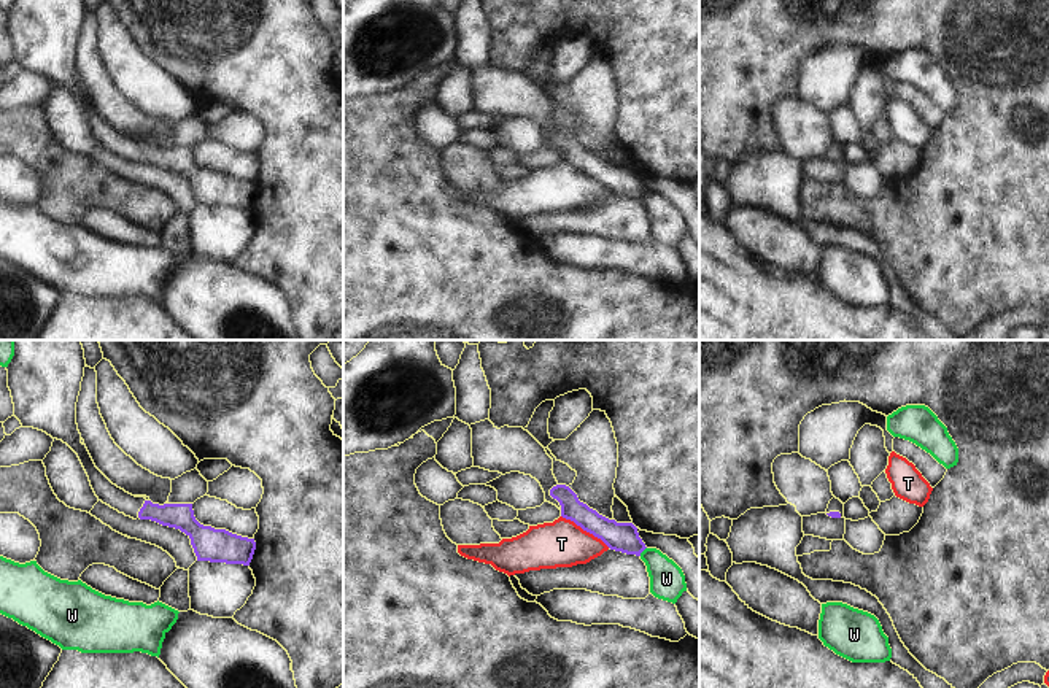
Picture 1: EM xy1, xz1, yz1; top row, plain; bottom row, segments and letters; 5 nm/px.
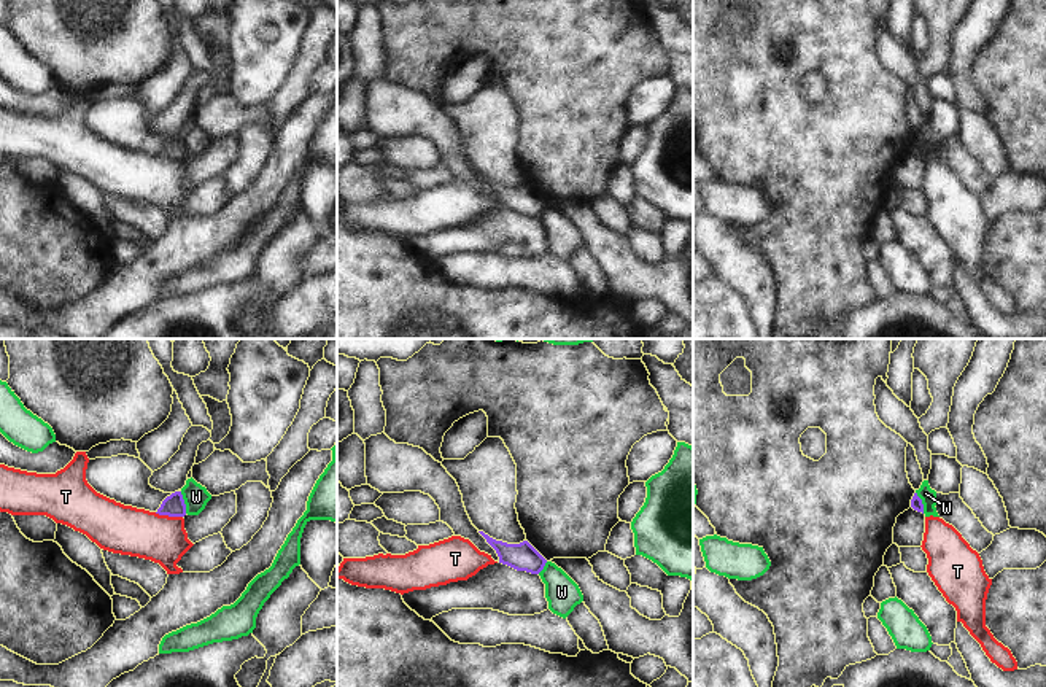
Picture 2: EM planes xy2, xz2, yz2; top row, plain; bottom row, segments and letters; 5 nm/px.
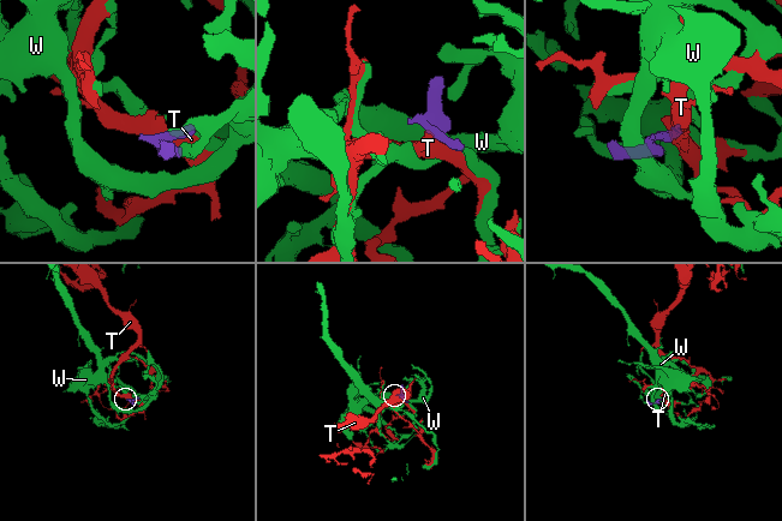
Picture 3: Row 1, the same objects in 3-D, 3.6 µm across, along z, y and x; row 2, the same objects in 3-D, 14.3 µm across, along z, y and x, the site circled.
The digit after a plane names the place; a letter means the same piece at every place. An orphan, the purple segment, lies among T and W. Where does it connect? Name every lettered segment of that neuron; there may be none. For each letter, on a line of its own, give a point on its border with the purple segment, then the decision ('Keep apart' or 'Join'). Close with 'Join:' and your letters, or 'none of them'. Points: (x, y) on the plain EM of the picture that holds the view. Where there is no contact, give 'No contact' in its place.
T: Touches purple at xz1 (585, 173). Keep apart
W: Touches purple at xy2 (183, 147). Keep apart
Join: none of them

